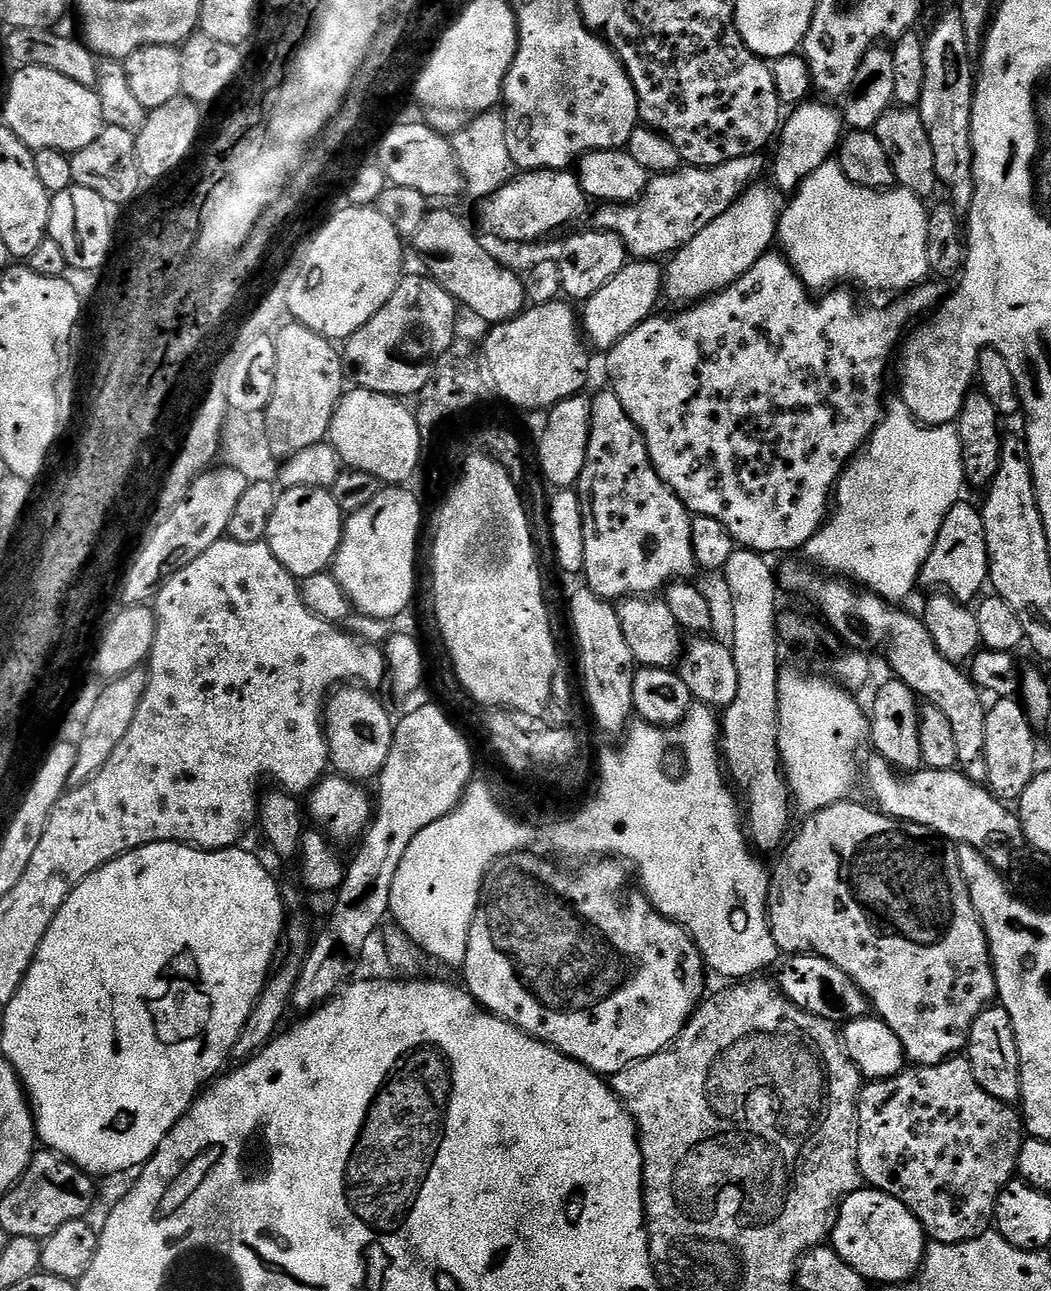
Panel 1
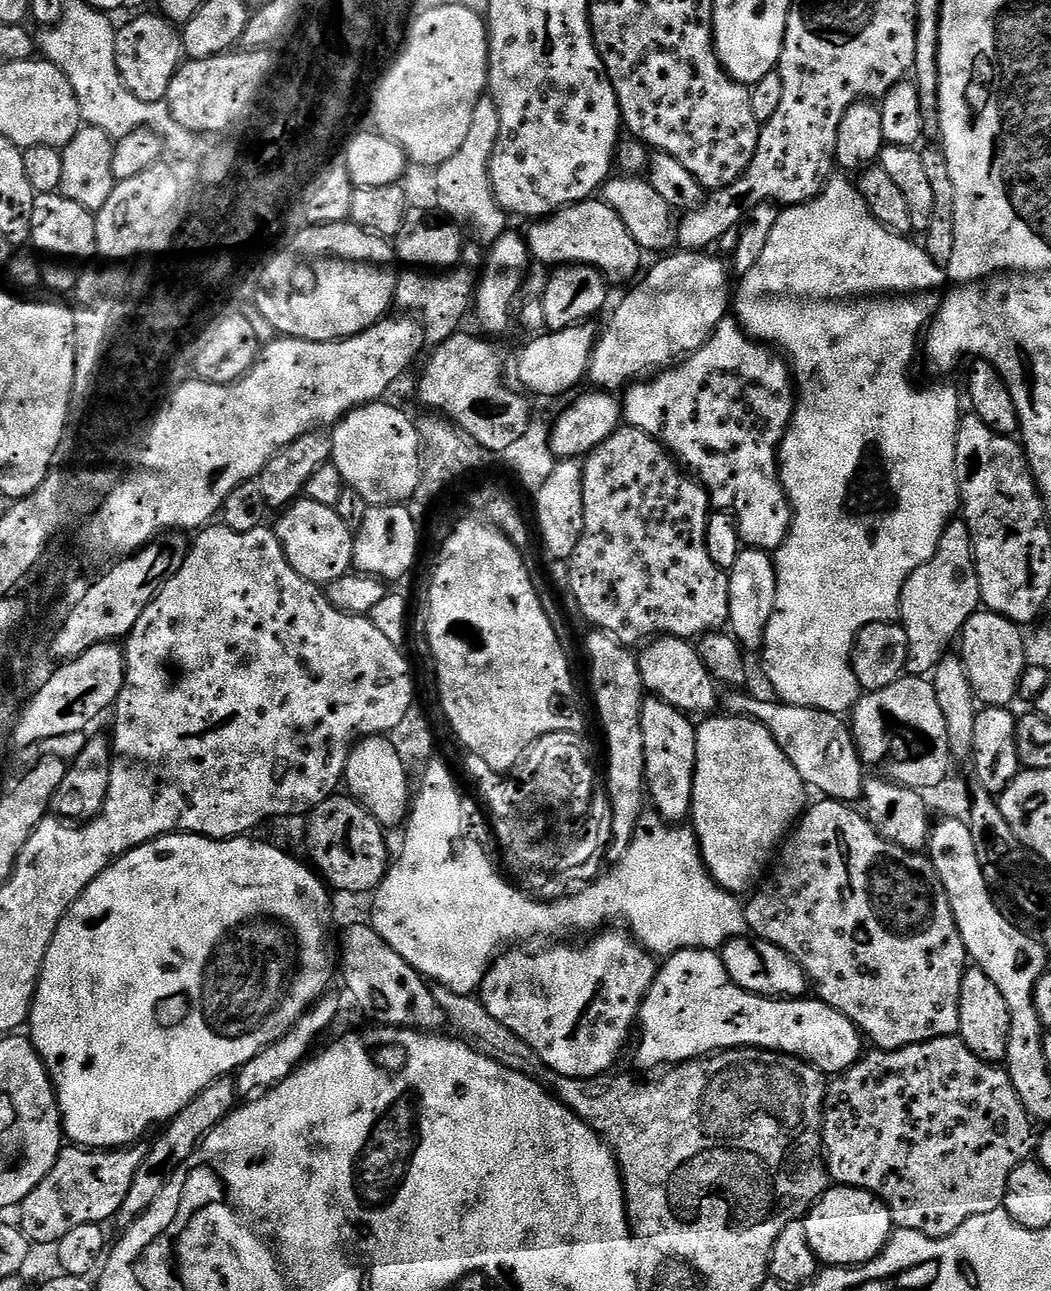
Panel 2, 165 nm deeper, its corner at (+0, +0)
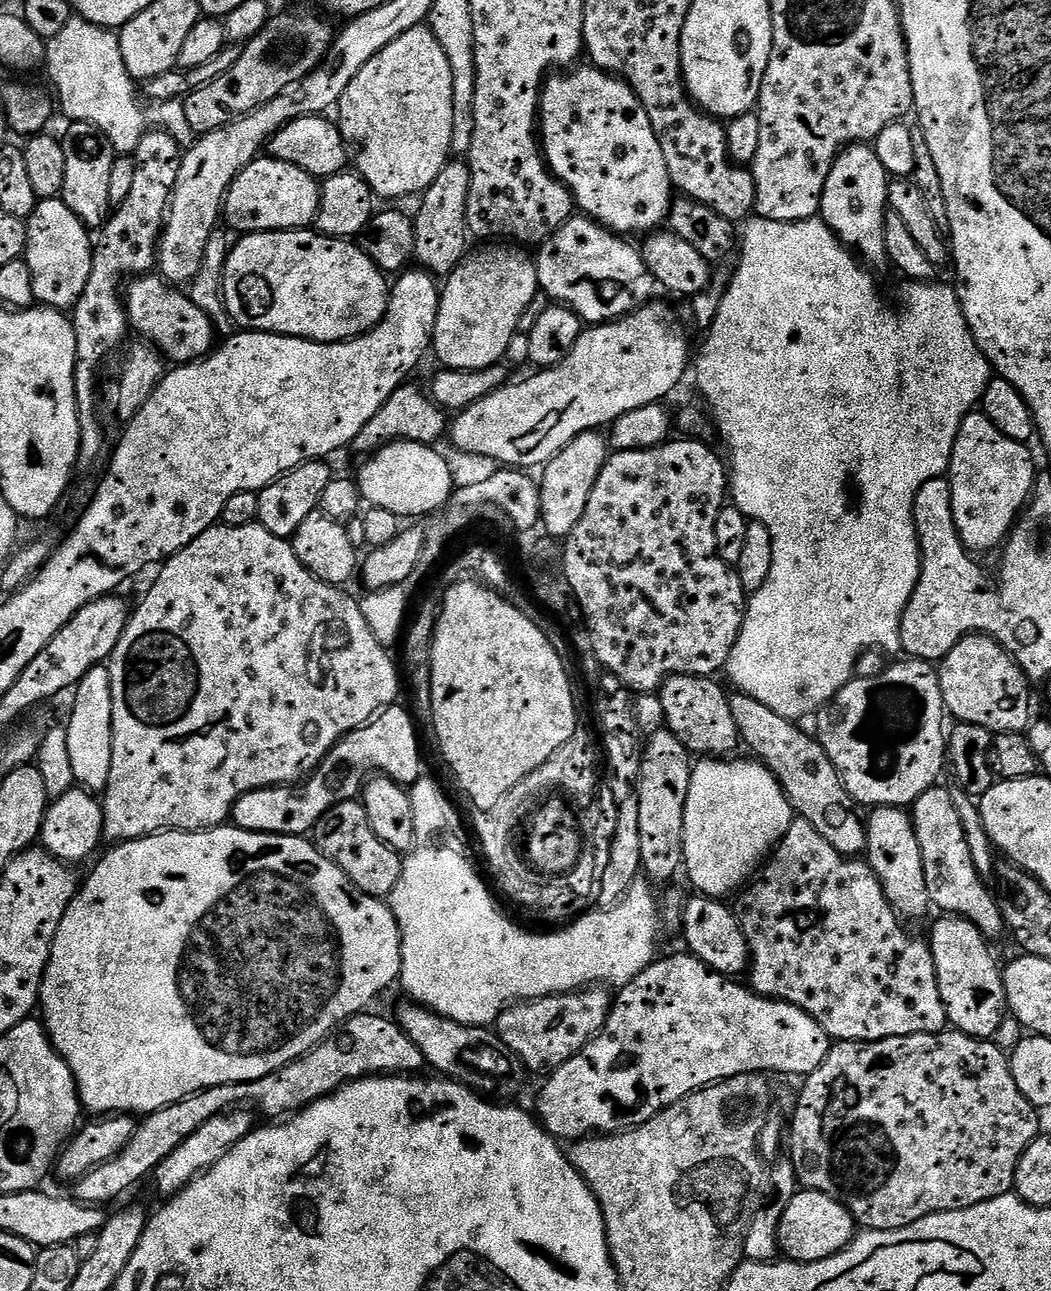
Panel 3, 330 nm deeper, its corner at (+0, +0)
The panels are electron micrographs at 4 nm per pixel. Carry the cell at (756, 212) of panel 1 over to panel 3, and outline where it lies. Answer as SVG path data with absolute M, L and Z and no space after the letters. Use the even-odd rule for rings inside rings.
M649 302L643 304L635 312L629 312L627 316L622 316L619 320L612 320L608 324L585 327L581 331L578 342L574 342L574 350L570 350L570 354L566 354L566 358L560 364L537 371L535 373L537 376L532 376L529 380L522 381L521 384L505 383L504 387L496 389L495 392L490 393L490 395L478 402L474 402L474 406L470 406L465 412L455 413L454 419L450 424L451 447L457 448L460 451L468 451L470 454L486 455L488 458L496 460L500 466L507 466L512 470L533 470L532 468L536 467L536 469L539 469L541 466L549 464L566 446L570 446L570 442L574 442L574 438L578 438L578 434L607 429L618 418L622 418L622 414L630 414L630 410L642 410L642 406L650 406L651 404L667 401L667 396L679 386L680 379L684 376L684 371L687 368L689 371L690 368L688 336L684 333L683 326L678 321L672 320L671 306L656 303Z

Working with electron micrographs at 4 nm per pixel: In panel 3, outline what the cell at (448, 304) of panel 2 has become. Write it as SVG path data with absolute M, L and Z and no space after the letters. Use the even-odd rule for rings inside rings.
M460 158L449 159L448 165L442 170L442 174L438 174L438 178L434 178L434 182L424 193L419 197L420 209L414 212L414 242L416 250L414 260L423 271L431 272L433 277L446 278L455 270L458 265L464 260L470 251L470 233L468 230L468 219L466 218L466 206L470 198L470 174L472 172L467 166L467 163Z

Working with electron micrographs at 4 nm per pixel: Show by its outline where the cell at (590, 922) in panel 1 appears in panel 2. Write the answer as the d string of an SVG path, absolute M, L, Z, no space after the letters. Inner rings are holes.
M623 931L607 932L593 935L585 948L560 944L564 942L549 943L552 944L549 948L540 948L537 952L527 952L524 946L509 947L492 961L478 989L486 1010L490 1010L506 1030L514 1030L550 1071L569 1076L571 1080L589 1080L591 1076L603 1076L615 1069L612 1067L616 1059L623 1054L628 1039L629 1044L633 1039L640 1007L656 977L657 957L631 935Z

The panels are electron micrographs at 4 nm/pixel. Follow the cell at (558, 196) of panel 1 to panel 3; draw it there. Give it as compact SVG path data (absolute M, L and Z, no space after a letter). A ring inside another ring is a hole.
M583 214L573 215L550 239L539 245L537 252L540 253L535 253L540 292L547 295L549 301L578 314L581 321L588 326L608 324L627 316L629 312L635 312L653 299L652 291L657 291L658 285L648 273L641 249L624 240L627 239L623 235L602 227L597 220L589 220Z

